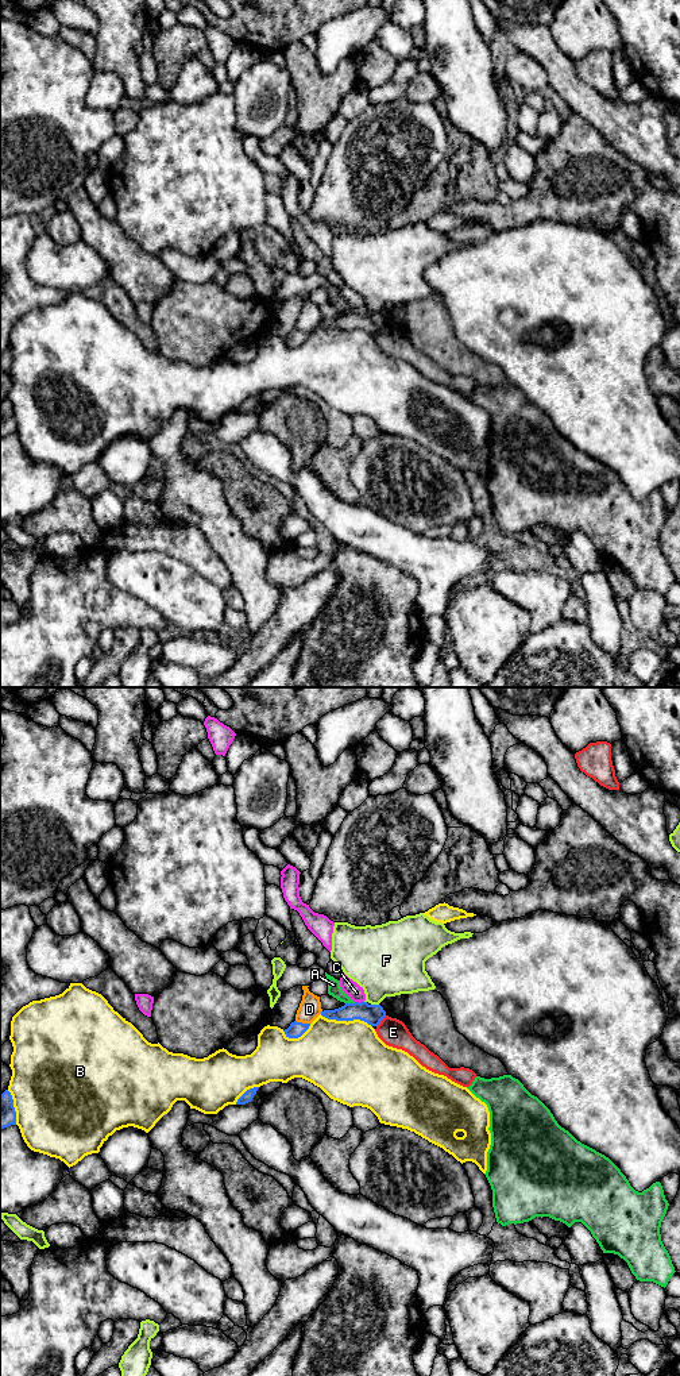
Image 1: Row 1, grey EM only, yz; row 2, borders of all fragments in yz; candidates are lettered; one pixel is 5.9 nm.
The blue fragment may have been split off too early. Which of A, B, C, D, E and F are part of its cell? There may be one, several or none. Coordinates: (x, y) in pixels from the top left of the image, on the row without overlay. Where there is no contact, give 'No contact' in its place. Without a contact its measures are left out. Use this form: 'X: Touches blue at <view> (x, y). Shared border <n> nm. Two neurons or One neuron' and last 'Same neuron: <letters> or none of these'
A: Touches blue at yz (350, 312). Shared border 60 nm. Two neurons
B: Touches blue at yz (346, 328). Shared border 320 nm. Two neurons
C: Touches blue at yz (358, 311). Shared border 60 nm. Two neurons
D: Touches blue at yz (301, 331). Shared border 90 nm. Two neurons
E: Touches blue at yz (381, 328). Shared border 90 nm. Two neurons
F: Touches blue at yz (375, 313). Shared border 50 nm. Two neurons
Same neuron: none of these

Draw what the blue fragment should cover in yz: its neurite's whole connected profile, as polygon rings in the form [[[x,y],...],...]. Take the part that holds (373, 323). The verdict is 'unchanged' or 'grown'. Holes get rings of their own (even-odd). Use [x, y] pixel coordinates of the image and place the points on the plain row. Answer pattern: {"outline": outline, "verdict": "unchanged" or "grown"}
{"outline": [[[367,311],[345,312],[335,319],[324,319],[321,324],[328,328],[336,329],[353,329],[360,328],[371,335],[378,335],[386,325],[386,320],[380,313],[368,313]]], "verdict": "unchanged"}

